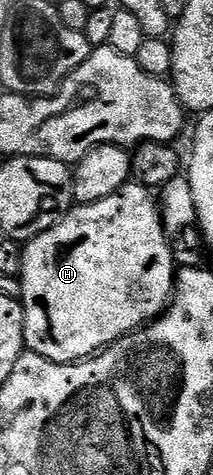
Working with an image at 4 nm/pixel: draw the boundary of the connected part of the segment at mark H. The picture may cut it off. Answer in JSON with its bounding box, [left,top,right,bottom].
[20,181,178,363]

